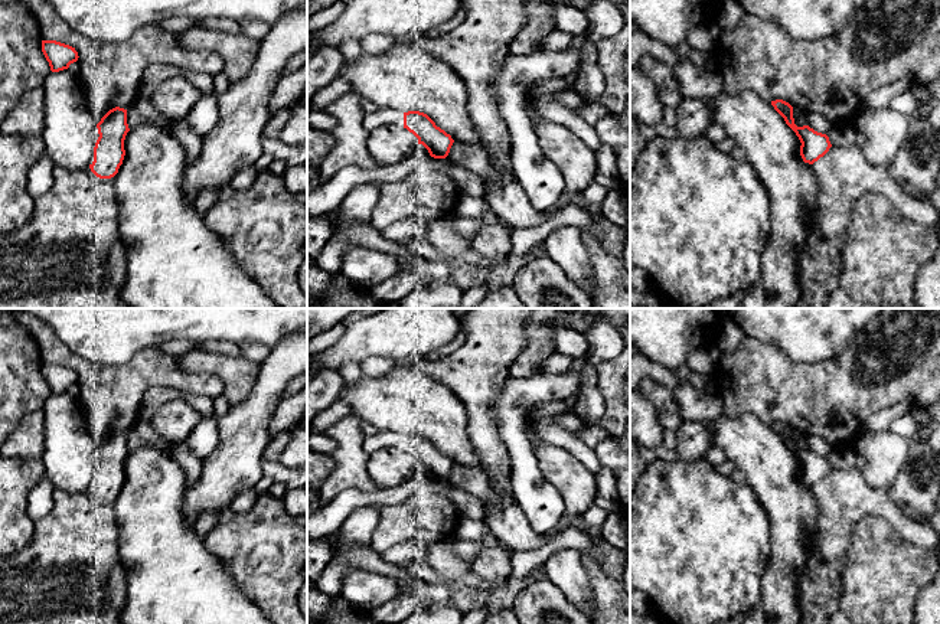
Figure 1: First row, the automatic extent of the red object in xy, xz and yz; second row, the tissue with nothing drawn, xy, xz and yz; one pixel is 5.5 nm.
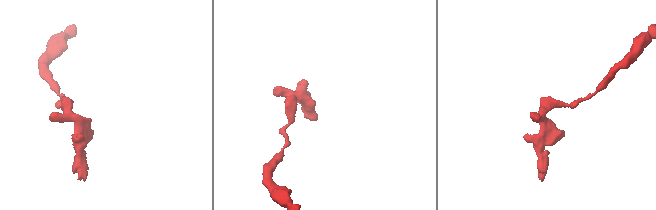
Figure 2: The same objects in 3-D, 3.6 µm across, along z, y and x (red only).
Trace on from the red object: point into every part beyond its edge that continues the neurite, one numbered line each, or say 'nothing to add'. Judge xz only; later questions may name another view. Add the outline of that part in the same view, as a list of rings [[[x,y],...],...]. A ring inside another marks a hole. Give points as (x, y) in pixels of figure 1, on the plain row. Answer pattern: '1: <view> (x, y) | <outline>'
1: xz (384, 438) | [[[379,431],[376,435],[363,438],[363,451],[369,455],[386,447],[396,447],[404,450],[404,435],[391,431]]]

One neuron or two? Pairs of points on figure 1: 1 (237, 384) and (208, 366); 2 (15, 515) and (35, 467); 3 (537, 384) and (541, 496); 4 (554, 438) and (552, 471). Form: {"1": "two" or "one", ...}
{"1": "one", "2": "one", "3": "one", "4": "two"}

